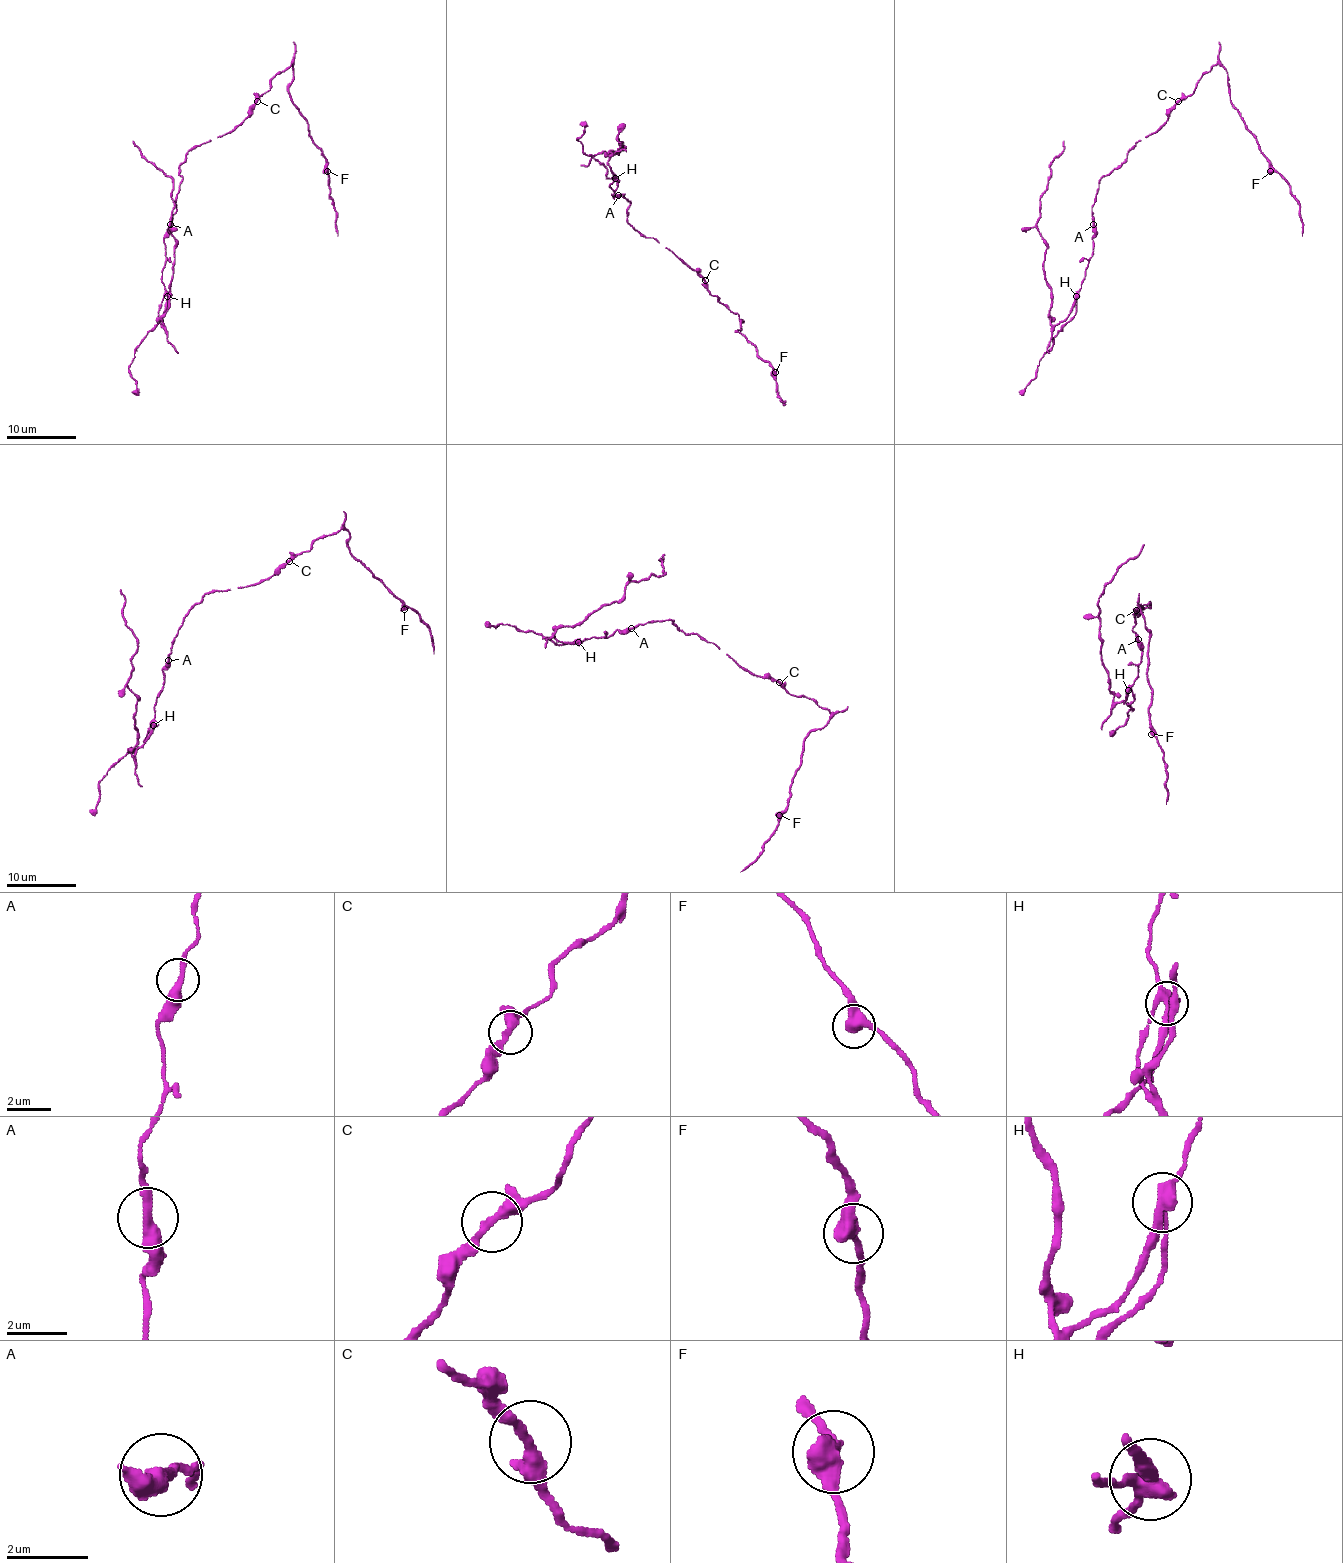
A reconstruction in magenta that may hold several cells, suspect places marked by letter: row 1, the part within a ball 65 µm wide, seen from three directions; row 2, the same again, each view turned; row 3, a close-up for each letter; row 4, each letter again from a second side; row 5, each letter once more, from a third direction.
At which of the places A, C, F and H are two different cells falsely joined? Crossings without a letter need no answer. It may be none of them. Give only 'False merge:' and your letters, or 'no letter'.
False merge: H

